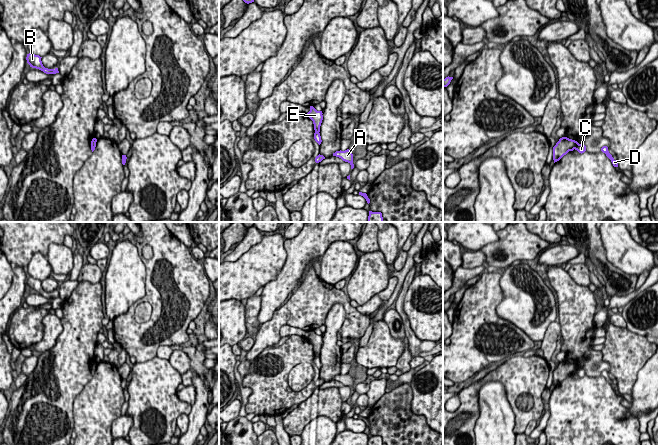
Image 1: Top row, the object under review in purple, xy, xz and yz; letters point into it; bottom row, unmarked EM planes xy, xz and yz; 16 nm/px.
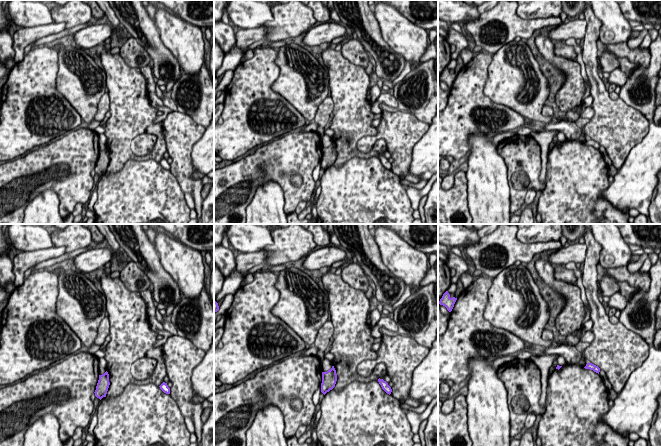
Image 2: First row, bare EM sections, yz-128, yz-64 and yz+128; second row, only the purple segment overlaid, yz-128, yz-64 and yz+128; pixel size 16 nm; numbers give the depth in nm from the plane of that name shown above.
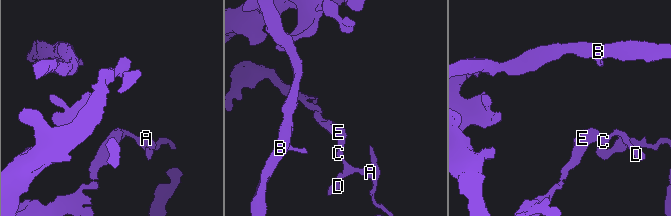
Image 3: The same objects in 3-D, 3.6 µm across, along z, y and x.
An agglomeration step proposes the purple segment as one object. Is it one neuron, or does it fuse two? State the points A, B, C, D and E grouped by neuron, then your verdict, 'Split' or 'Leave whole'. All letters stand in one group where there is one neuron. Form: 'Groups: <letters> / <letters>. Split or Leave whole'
Groups: A B C D / E. Split

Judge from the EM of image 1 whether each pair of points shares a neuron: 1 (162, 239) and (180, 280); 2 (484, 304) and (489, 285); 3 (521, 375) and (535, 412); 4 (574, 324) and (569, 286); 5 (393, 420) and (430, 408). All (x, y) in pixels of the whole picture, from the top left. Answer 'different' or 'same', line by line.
1: same
2: same
3: same
4: same
5: different

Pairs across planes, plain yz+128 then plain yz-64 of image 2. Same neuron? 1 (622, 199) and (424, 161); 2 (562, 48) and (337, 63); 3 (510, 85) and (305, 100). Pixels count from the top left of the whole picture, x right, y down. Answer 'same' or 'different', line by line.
1: same
2: different
3: same

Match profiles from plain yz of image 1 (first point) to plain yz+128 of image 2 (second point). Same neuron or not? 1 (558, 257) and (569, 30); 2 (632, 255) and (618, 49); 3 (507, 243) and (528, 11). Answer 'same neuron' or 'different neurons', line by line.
1: same neuron
2: different neurons
3: different neurons

